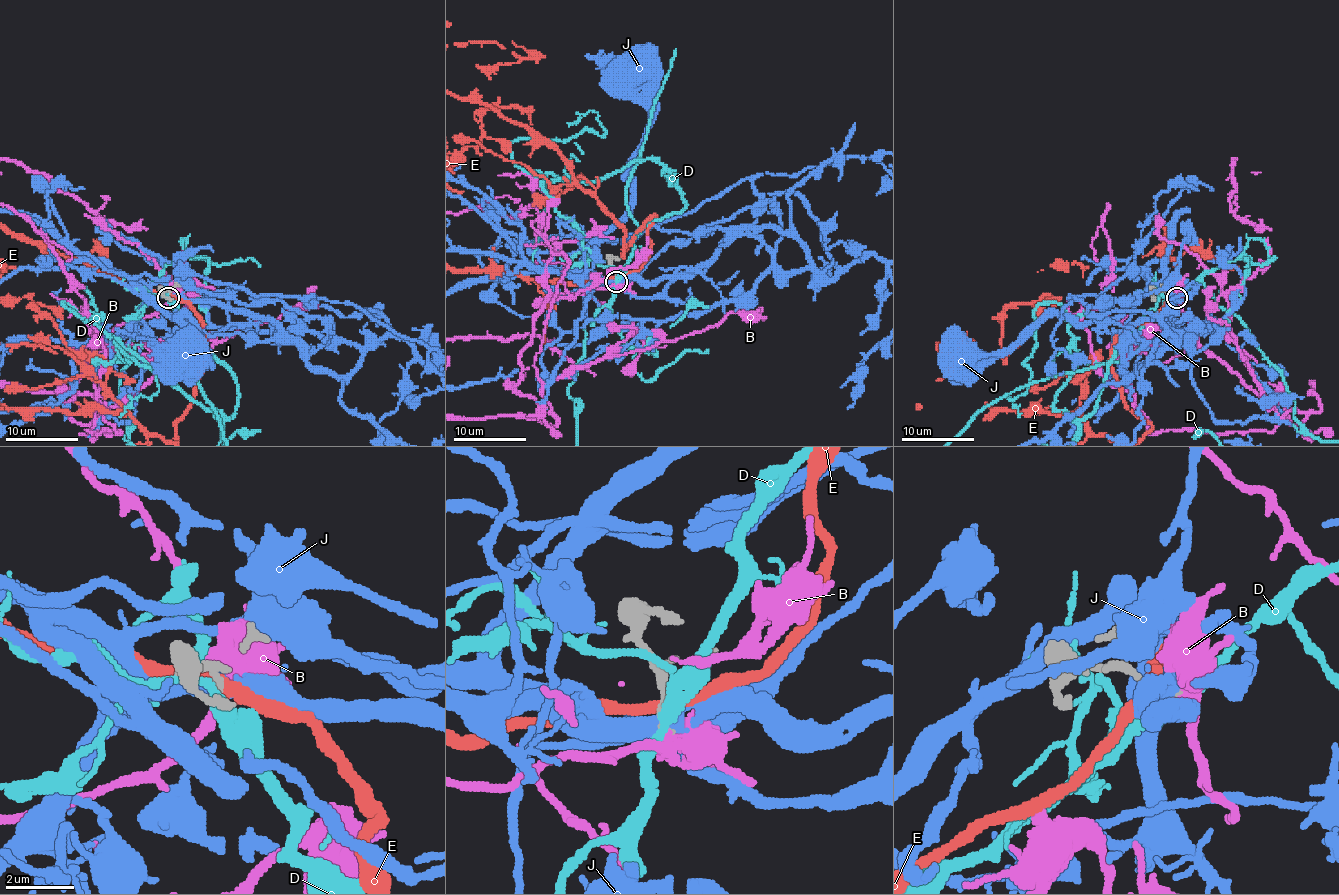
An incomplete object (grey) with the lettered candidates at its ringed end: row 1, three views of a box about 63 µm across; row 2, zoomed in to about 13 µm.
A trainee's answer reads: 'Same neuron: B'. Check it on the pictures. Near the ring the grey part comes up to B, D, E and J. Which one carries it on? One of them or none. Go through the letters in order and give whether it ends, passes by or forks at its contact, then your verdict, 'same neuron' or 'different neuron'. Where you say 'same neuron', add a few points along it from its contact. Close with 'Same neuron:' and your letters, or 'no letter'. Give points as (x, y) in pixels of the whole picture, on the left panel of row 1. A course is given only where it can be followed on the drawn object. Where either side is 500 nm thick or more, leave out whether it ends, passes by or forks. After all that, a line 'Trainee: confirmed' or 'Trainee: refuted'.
B: it passes by | same neuron
D: it passes by | different neuron
E: it passes by | different neuron
J: different neuron
Same neuron: B
Trainee: confirmed

